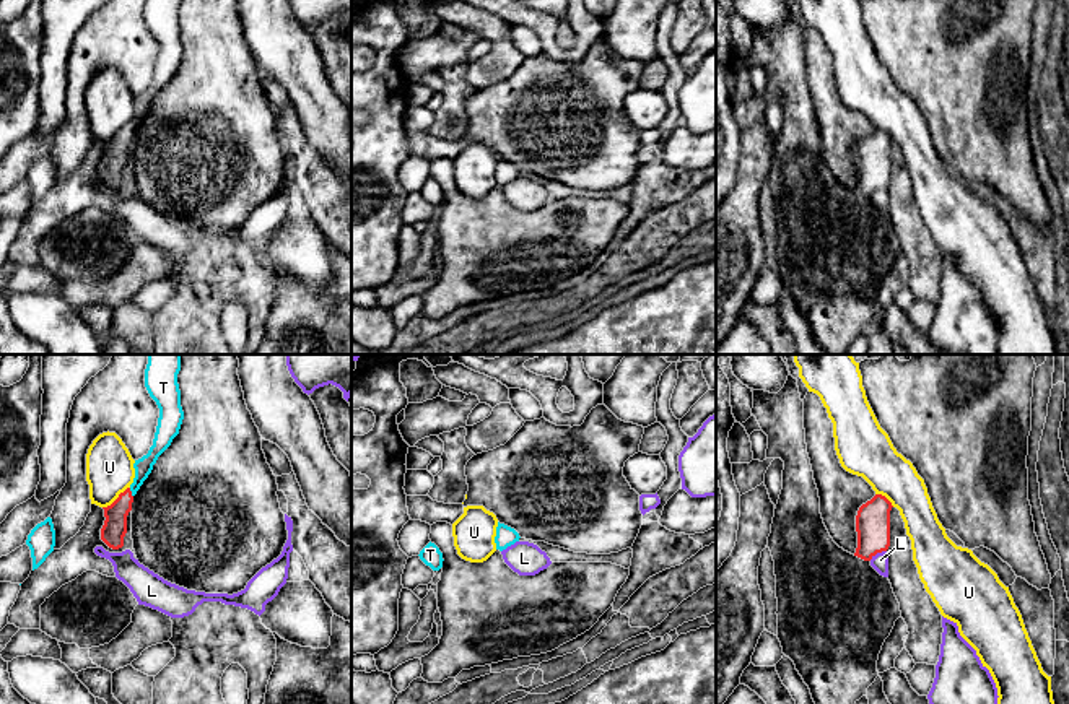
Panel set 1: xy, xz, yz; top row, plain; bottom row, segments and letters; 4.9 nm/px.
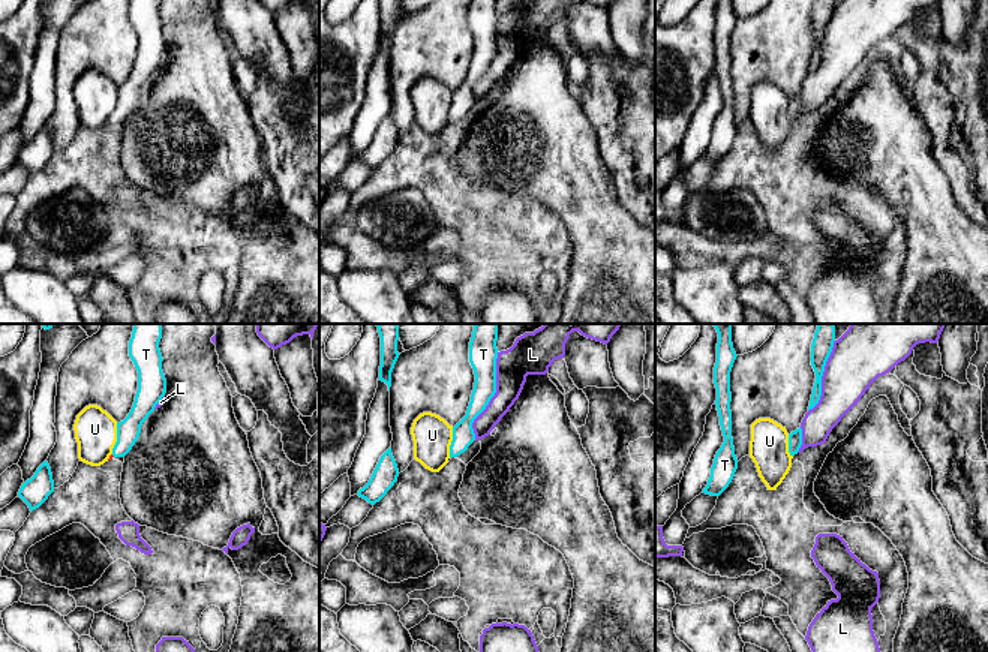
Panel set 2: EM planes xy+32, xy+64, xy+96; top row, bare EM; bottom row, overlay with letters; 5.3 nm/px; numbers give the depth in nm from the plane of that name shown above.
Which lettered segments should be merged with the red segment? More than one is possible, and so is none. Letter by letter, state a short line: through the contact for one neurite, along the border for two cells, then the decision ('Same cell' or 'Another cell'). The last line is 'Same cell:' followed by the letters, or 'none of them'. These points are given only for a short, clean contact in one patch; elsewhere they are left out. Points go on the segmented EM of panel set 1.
L: Another cell
T: Line: xy (114, 529), (116, 512), (130, 493), (143, 465). Same cell
U: Line: xy (129, 486), (103, 508). Another cell
Same cell: T

